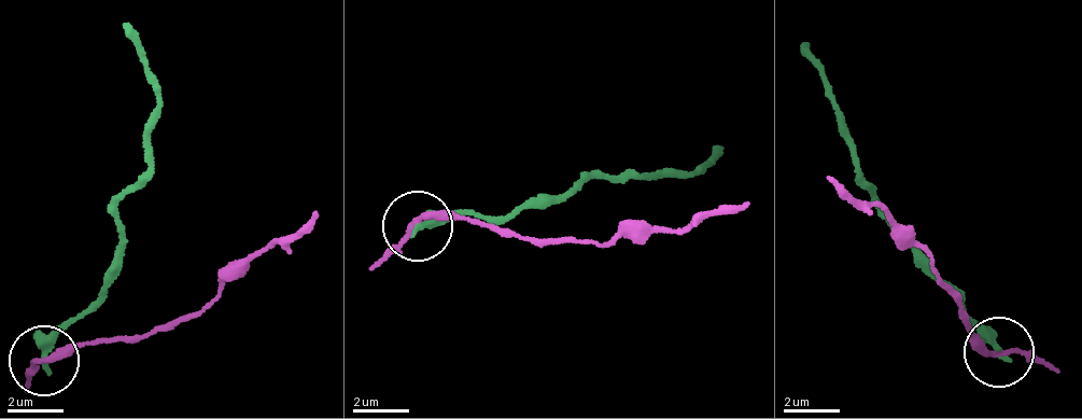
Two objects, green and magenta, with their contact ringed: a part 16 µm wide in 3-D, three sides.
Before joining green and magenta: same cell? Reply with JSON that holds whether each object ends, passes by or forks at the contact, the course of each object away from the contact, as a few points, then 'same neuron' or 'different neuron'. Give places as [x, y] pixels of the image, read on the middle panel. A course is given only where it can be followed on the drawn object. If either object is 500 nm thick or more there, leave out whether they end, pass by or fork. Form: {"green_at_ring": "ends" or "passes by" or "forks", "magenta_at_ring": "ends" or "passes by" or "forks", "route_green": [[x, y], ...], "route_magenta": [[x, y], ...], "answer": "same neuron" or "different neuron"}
{"green_at_ring": "ends", "magenta_at_ring": "passes by", "route_green": [[418, 223], [457, 212], [497, 219], [595, 175], [644, 170], [698, 177], [719, 152]], "route_magenta": [[418, 223], [580, 242], [680, 229], [722, 209], [752, 205]], "answer": "different neuron"}

